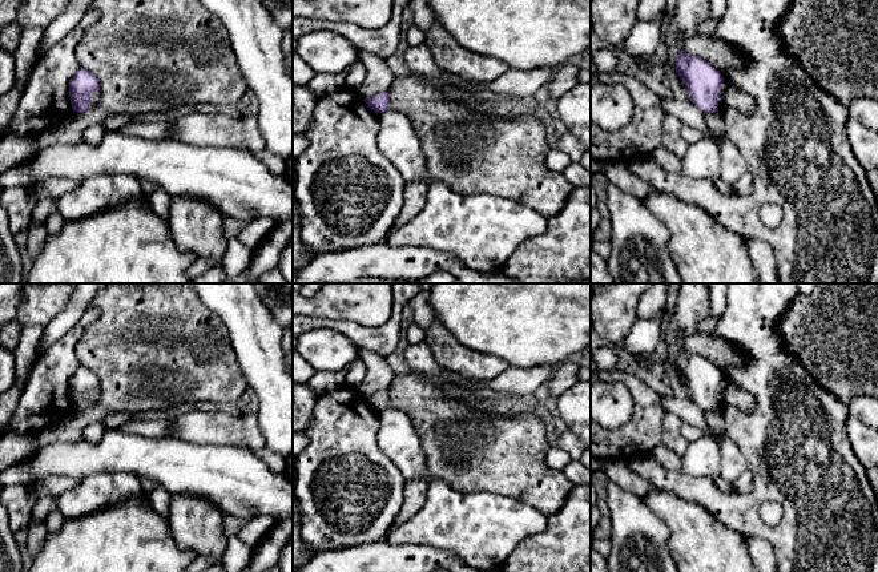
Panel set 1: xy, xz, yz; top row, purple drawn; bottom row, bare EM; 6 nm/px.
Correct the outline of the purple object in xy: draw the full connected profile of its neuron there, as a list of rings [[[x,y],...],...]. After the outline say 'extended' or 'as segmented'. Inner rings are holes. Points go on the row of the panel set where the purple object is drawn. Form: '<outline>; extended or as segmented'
[[[80,67],[69,81],[69,97],[73,112],[84,113],[89,110],[90,96],[98,89],[98,80],[89,71]]]; as segmented

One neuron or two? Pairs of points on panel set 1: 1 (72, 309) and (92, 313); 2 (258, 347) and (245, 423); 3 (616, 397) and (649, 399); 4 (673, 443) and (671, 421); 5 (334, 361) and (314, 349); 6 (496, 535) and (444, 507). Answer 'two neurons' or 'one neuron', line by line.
1: two neurons
2: two neurons
3: two neurons
4: one neuron
5: one neuron
6: one neuron

